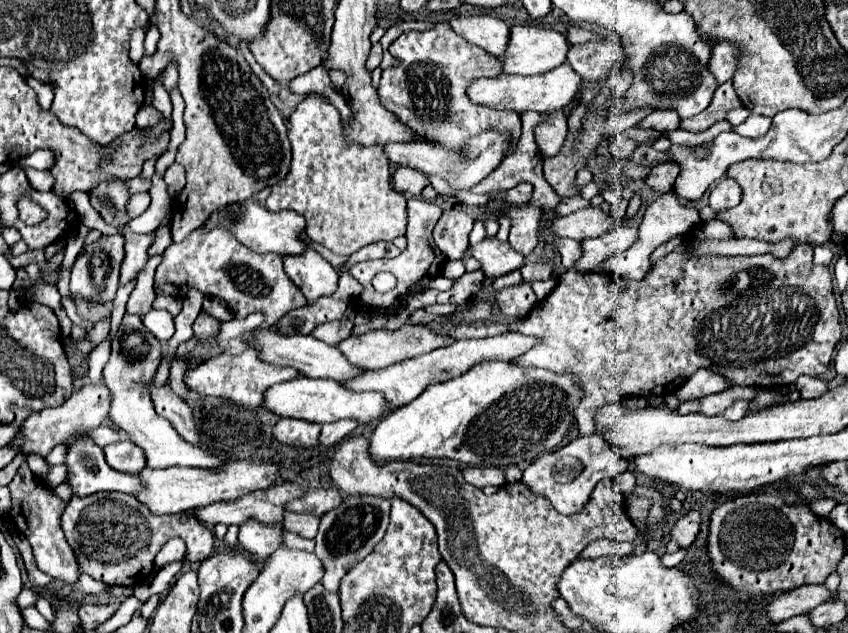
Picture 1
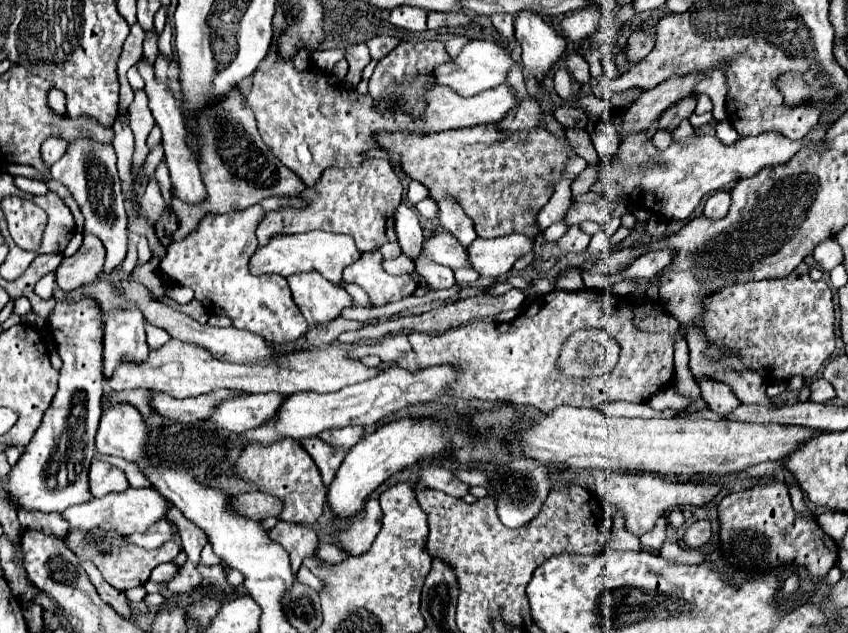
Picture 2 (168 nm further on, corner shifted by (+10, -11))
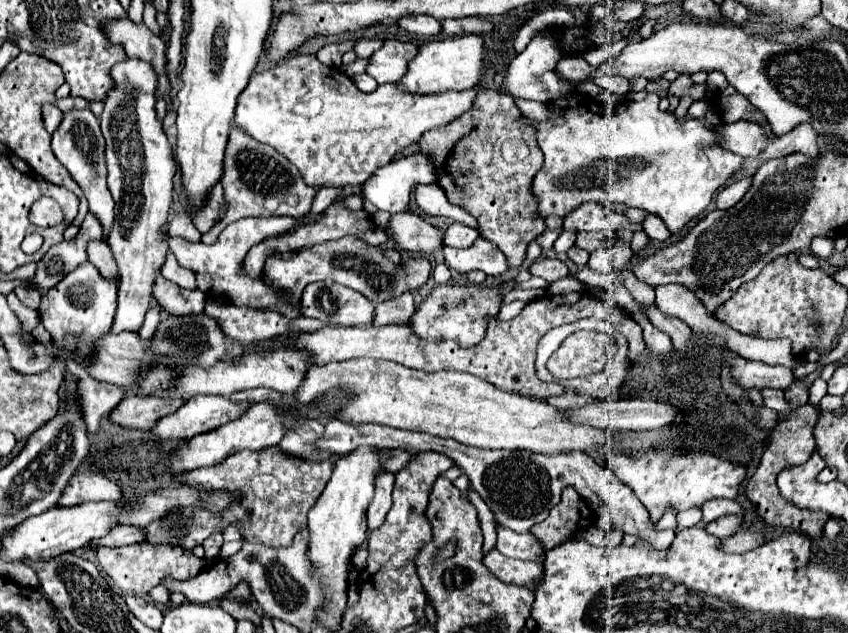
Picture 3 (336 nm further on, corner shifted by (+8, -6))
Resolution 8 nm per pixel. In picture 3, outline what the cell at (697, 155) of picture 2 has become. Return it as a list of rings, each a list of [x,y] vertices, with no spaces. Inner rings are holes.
[[[579,92],[563,94],[563,98],[555,98],[555,102],[549,102],[547,120],[537,122],[527,116],[523,116],[521,120],[535,128],[537,144],[545,154],[545,162],[533,178],[533,196],[537,200],[537,214],[543,218],[547,218],[549,214],[565,218],[585,202],[599,202],[599,204],[619,202],[631,208],[647,210],[653,216],[659,216],[667,224],[671,234],[675,234],[691,220],[695,220],[699,214],[703,214],[713,194],[721,186],[725,186],[731,174],[735,174],[743,166],[743,158],[725,150],[717,142],[715,132],[703,126],[699,120],[685,118],[681,122],[673,114],[661,112],[657,94],[649,94],[641,102],[623,100],[613,110],[599,106],[599,100]],[[629,166],[633,170],[641,170],[643,174],[629,174]]]

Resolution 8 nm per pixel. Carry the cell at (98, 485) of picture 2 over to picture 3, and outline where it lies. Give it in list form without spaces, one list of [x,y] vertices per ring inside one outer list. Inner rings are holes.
[[[81,468],[71,476],[67,490],[63,490],[63,498],[59,498],[59,506],[77,506],[83,502],[101,502],[101,500],[119,500],[121,488],[117,482],[111,482],[101,472],[91,468]]]

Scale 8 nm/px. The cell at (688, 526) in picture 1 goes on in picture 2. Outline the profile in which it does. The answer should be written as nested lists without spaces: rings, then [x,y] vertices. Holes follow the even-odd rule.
[[[695,521],[693,525],[687,527],[685,535],[683,535],[683,543],[689,549],[699,549],[701,545],[705,545],[711,537],[711,525],[709,521]]]

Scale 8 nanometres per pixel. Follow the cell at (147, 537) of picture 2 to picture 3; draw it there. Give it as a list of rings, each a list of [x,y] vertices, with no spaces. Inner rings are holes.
[[[115,526],[115,530],[111,530],[111,534],[89,542],[89,546],[85,546],[85,550],[97,550],[99,546],[127,546],[127,544],[139,544],[145,540],[145,534],[135,528],[135,526]]]

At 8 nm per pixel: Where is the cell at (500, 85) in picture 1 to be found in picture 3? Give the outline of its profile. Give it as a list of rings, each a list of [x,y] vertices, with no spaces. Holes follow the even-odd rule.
[[[293,56],[281,60],[277,66],[253,74],[247,88],[237,98],[237,108],[233,124],[257,142],[269,144],[287,156],[303,174],[307,186],[349,186],[363,184],[377,168],[389,164],[399,152],[417,142],[423,132],[449,124],[473,106],[475,94],[481,86],[463,92],[443,92],[443,94],[407,94],[395,84],[377,86],[375,92],[361,92],[351,82],[351,78],[335,68],[323,66],[317,56]]]

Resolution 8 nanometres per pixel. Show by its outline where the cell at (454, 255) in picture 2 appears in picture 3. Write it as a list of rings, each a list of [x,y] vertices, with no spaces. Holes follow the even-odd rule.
[[[393,214],[387,228],[391,230],[399,246],[407,252],[431,254],[443,244],[443,232],[421,220],[417,214]]]

